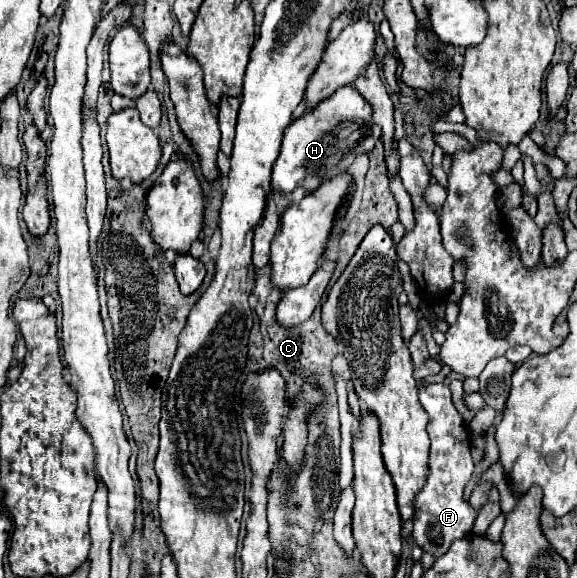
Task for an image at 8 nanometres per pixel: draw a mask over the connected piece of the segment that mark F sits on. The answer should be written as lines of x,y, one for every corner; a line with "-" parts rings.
444,384
424,386
420,388
420,402
428,412
428,436
432,440
432,446
428,462
430,474
426,486
416,496
412,538
424,552
430,552
438,558
450,548
454,540
464,538
472,532
478,512
464,498
464,488
472,476
474,462
470,456
470,434
460,412
452,404
450,388

